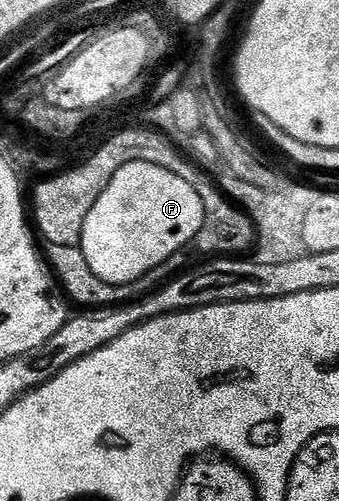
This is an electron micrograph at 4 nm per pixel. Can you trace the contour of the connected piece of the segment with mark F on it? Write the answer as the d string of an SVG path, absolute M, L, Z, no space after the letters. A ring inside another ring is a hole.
M131 163L123 166L113 176L113 180L101 192L97 204L93 204L93 212L85 220L81 253L89 260L89 268L102 282L110 286L127 288L130 282L151 274L162 262L167 262L178 250L194 243L199 237L199 229L203 226L203 205L201 196L185 180L165 169L147 163Z

